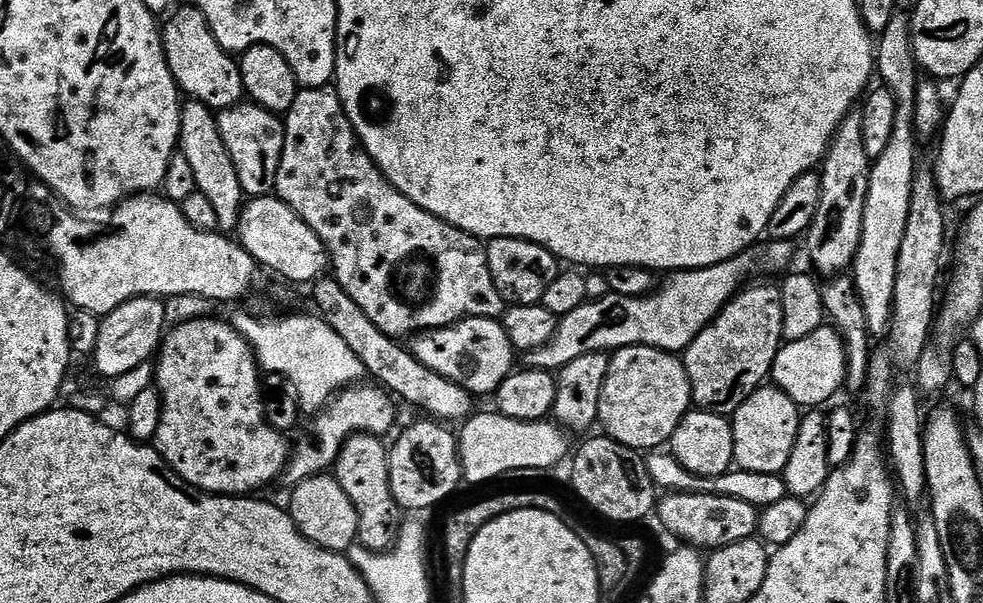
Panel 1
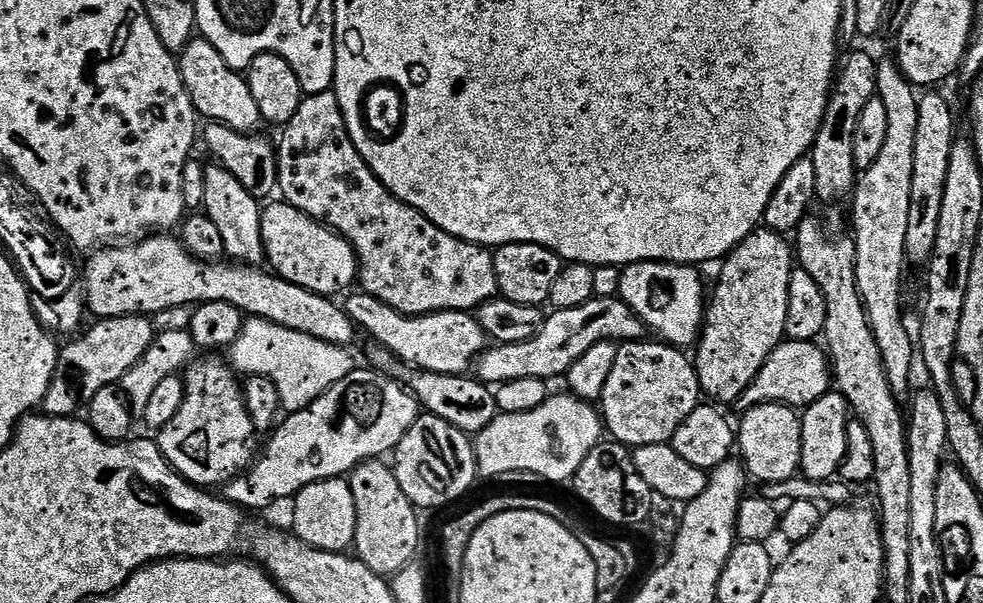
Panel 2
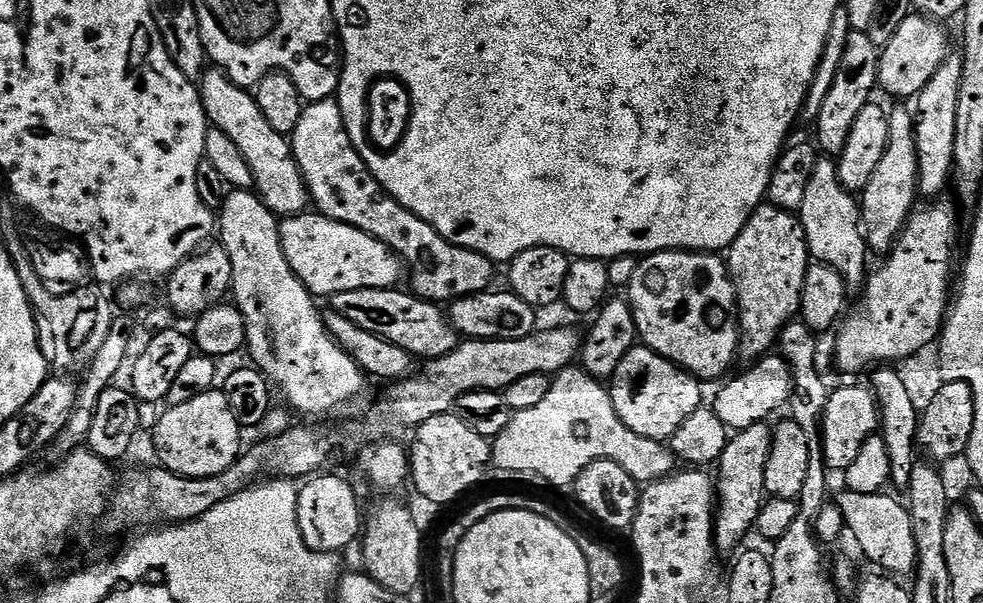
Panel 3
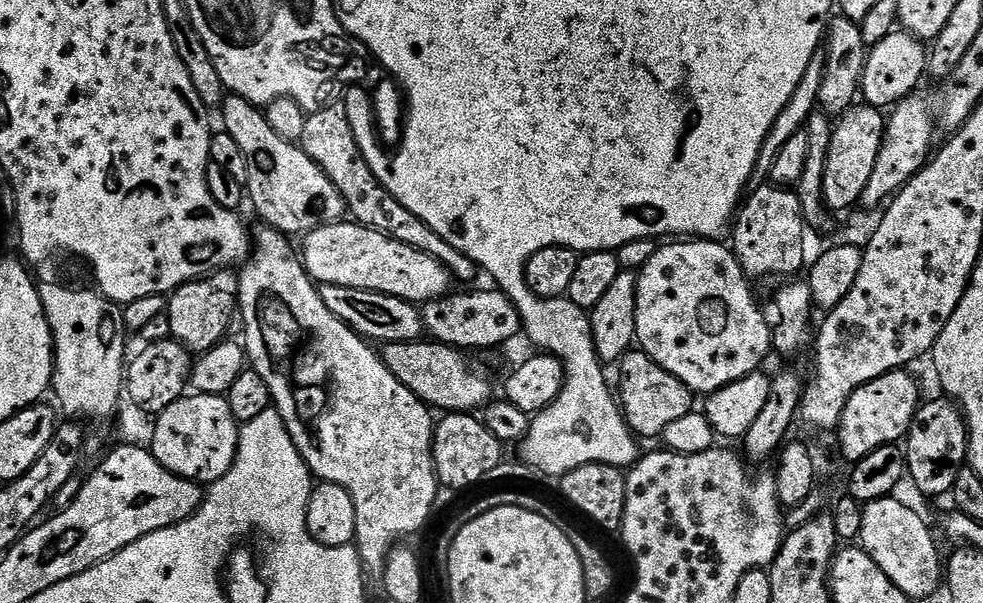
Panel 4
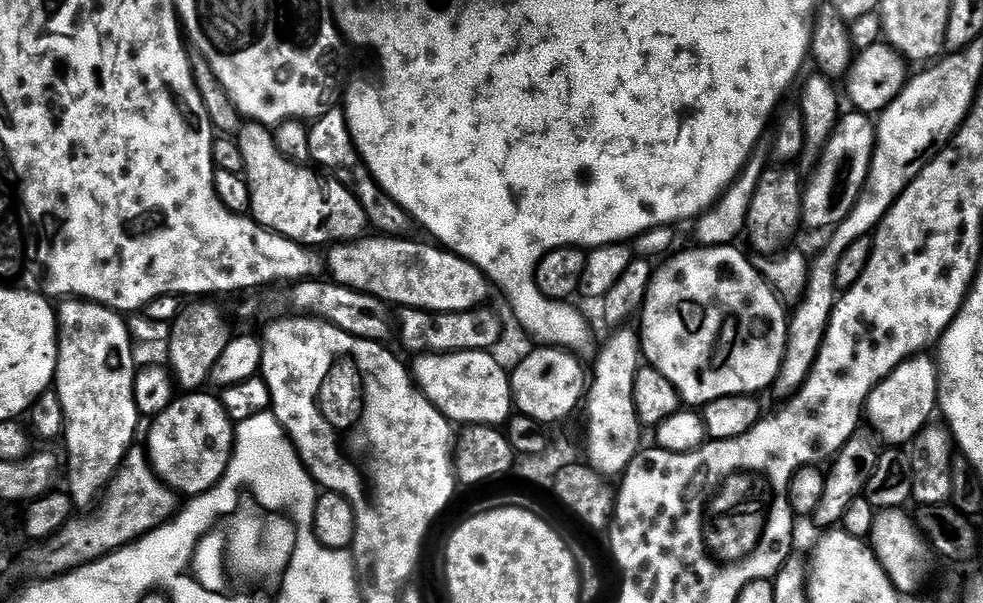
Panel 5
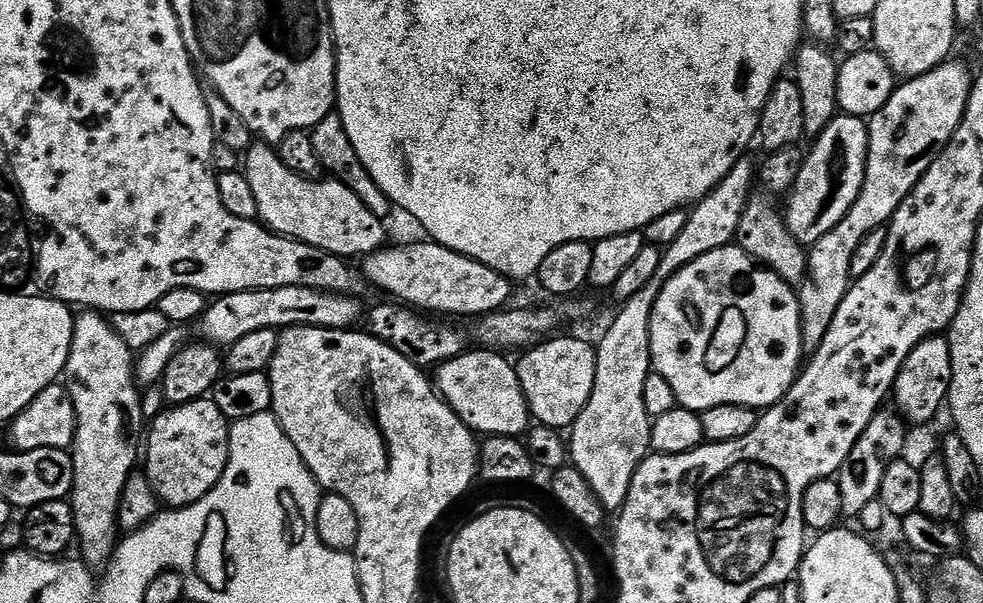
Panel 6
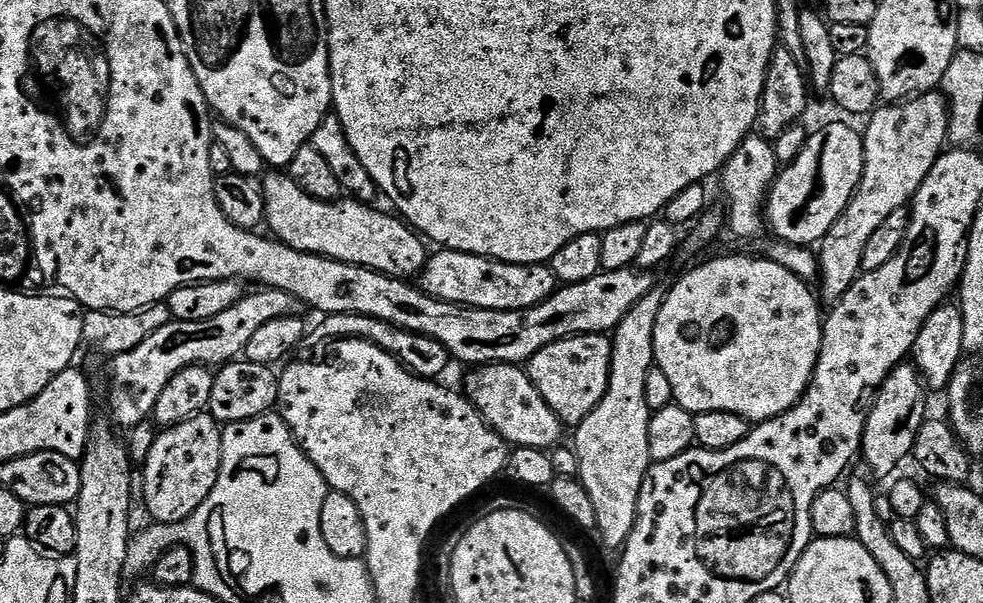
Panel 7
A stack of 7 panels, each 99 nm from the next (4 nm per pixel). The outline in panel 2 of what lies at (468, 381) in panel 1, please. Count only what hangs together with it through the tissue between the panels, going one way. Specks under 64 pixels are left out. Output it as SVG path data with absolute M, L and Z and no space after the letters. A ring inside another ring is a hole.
M367 294L352 296L346 303L348 317L364 331L373 336L375 343L388 349L404 364L421 372L437 372L440 375L463 376L473 371L474 365L489 347L489 337L484 335L482 326L475 315L466 312L429 312L426 316L402 316L378 298Z

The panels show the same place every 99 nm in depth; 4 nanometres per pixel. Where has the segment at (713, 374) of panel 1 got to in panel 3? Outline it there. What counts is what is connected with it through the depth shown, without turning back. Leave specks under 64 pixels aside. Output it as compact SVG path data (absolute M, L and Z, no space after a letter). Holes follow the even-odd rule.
M763 203L727 249L726 263L736 291L740 326L739 359L755 362L771 353L780 332L799 313L802 282L810 263L808 243L797 213Z

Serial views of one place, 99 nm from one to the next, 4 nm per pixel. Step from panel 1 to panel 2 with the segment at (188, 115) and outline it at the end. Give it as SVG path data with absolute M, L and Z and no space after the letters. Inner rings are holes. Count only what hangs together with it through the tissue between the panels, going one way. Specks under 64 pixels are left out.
M215 162L209 163L206 167L206 198L203 211L214 221L214 226L218 226L222 234L224 251L229 257L233 256L231 257L233 261L243 262L248 266L260 266L265 263L260 221L261 201L255 200L246 190L246 186L242 186L242 182L238 182L238 178L230 174L230 170Z

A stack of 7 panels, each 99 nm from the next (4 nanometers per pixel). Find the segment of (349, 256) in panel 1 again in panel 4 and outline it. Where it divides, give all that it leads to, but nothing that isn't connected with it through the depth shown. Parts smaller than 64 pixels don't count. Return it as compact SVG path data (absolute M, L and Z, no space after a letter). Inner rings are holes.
M333 102L311 113L306 122L306 130L302 130L302 138L298 143L304 153L323 170L326 178L330 178L330 182L340 191L347 215L355 223L373 228L374 231L386 234L406 246L417 248L419 252L430 254L439 264L444 265L459 283L460 280L464 283L461 285L471 285L468 283L478 276L475 262L466 258L466 254L454 250L434 229L426 226L422 218L406 210L406 206L399 204L382 187L354 138L354 130L350 126L350 118L343 103Z

